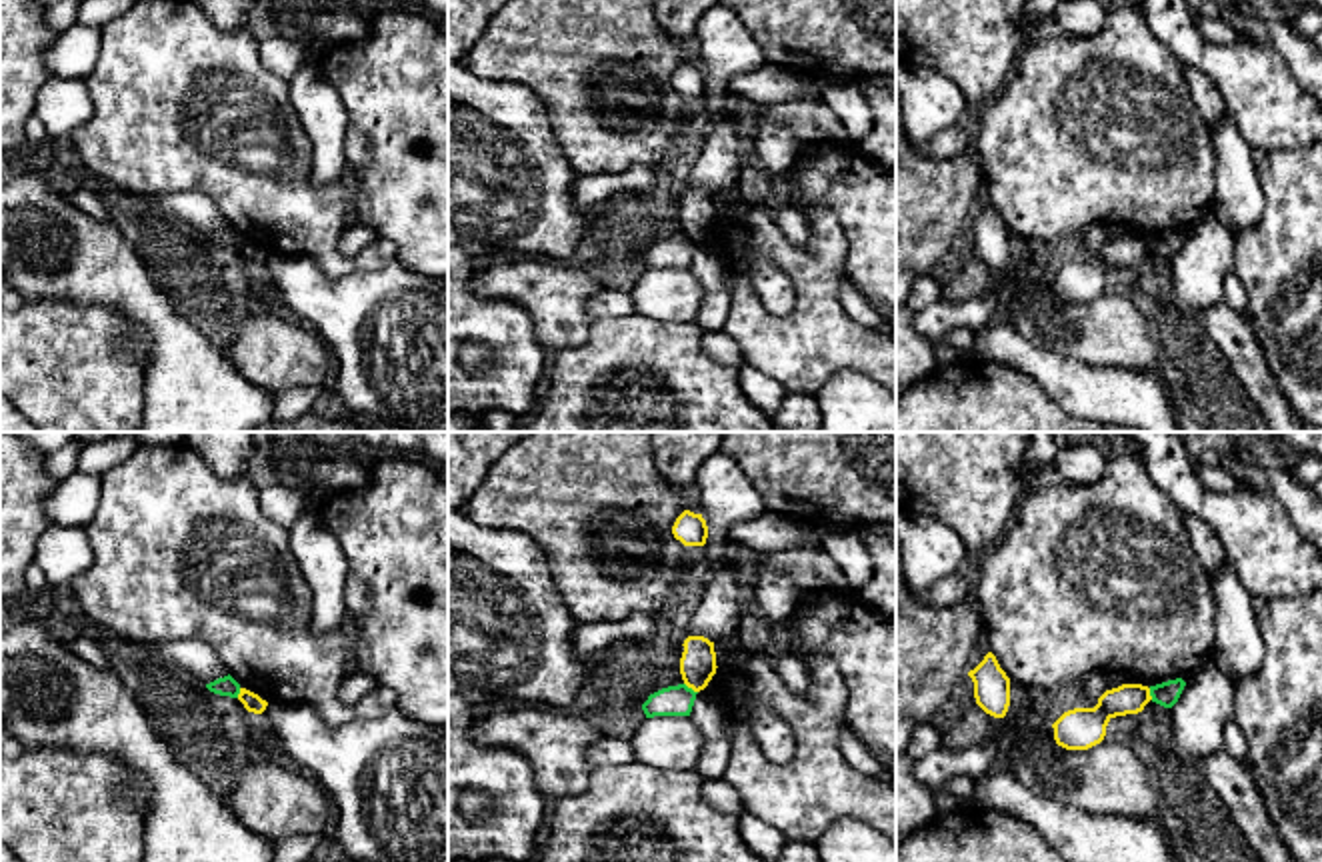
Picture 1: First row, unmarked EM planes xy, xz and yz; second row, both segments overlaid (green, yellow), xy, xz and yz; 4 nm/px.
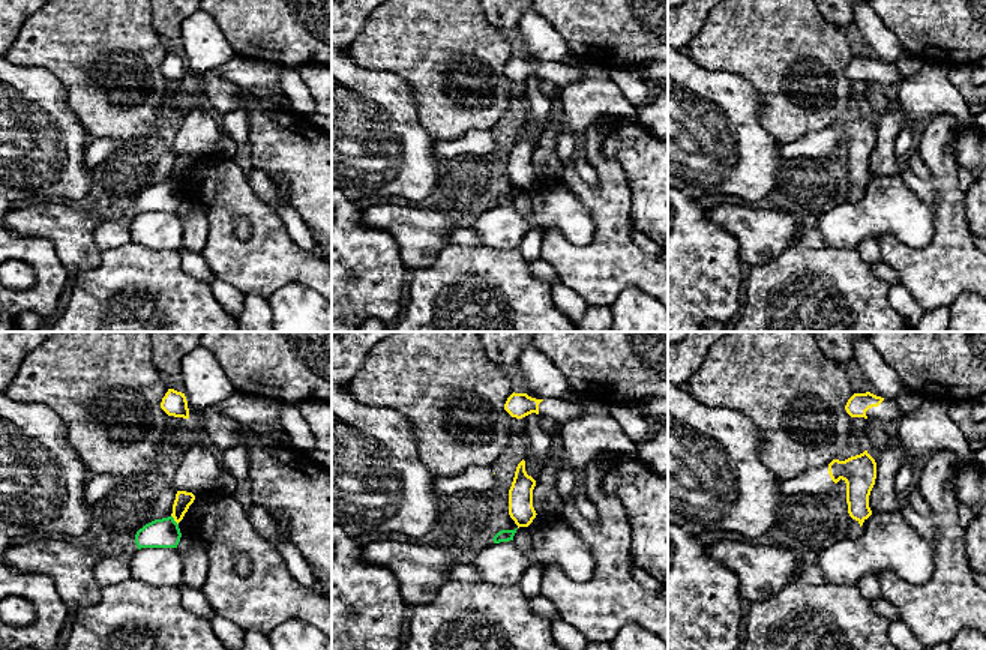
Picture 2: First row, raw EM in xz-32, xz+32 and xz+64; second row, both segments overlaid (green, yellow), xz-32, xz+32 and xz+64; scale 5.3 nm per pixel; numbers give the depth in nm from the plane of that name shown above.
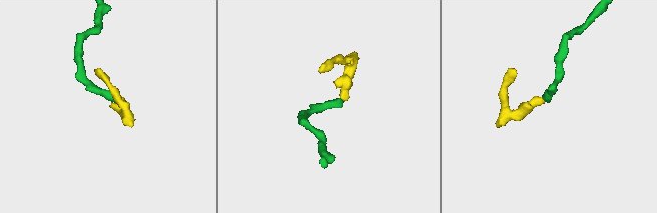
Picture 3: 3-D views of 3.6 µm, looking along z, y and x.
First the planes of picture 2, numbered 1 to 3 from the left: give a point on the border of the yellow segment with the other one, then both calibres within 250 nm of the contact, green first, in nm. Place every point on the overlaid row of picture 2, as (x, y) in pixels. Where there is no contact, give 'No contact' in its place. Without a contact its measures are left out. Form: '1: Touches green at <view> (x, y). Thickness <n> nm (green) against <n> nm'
1: Touches green at xz-32 (173, 520). Thickness 160 nm (green) against 90 nm
2: No contact
3: No contact

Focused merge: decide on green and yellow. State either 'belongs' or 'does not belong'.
does not belong

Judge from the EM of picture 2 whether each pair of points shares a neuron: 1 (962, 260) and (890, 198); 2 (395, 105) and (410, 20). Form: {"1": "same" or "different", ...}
{"1": "different", "2": "different"}

